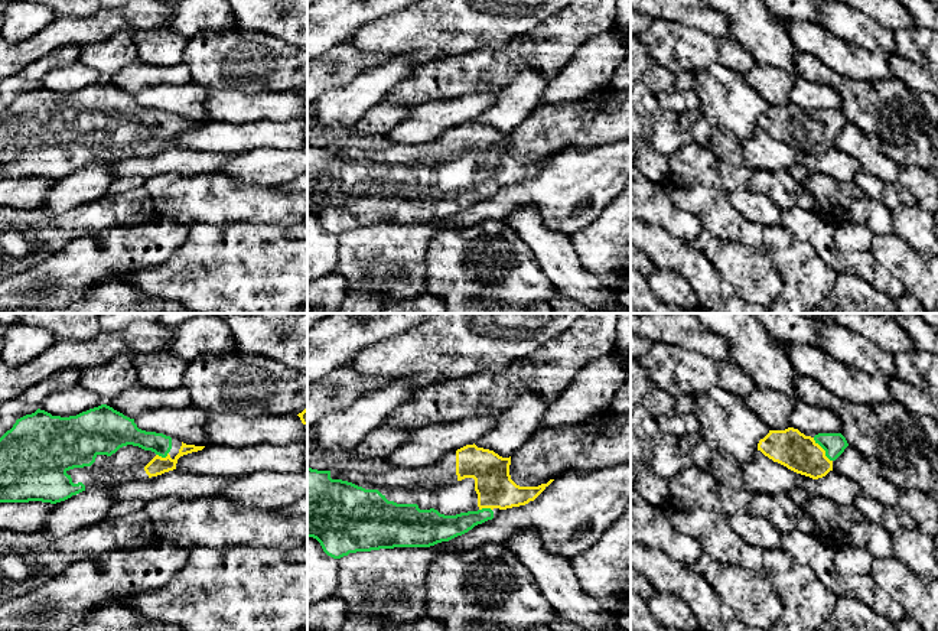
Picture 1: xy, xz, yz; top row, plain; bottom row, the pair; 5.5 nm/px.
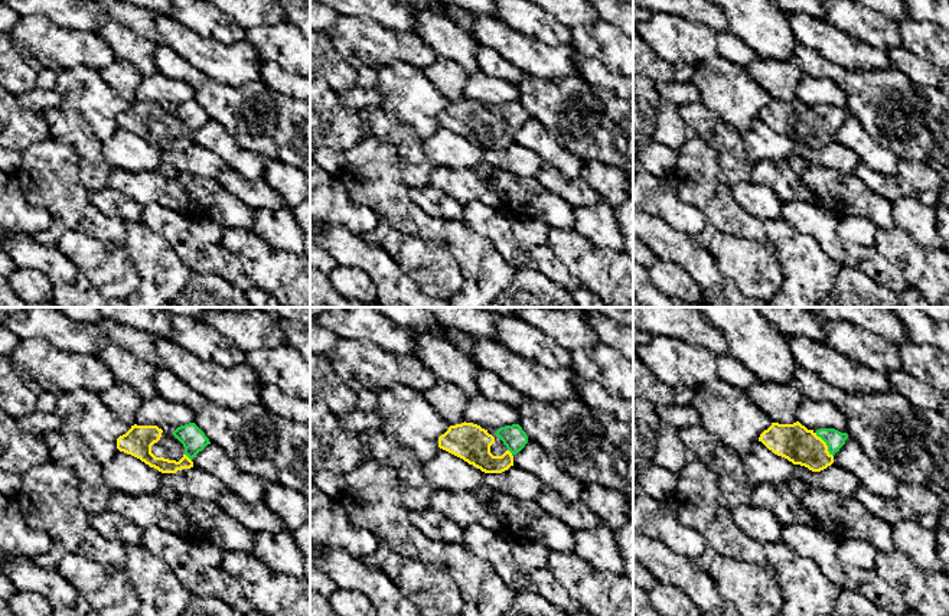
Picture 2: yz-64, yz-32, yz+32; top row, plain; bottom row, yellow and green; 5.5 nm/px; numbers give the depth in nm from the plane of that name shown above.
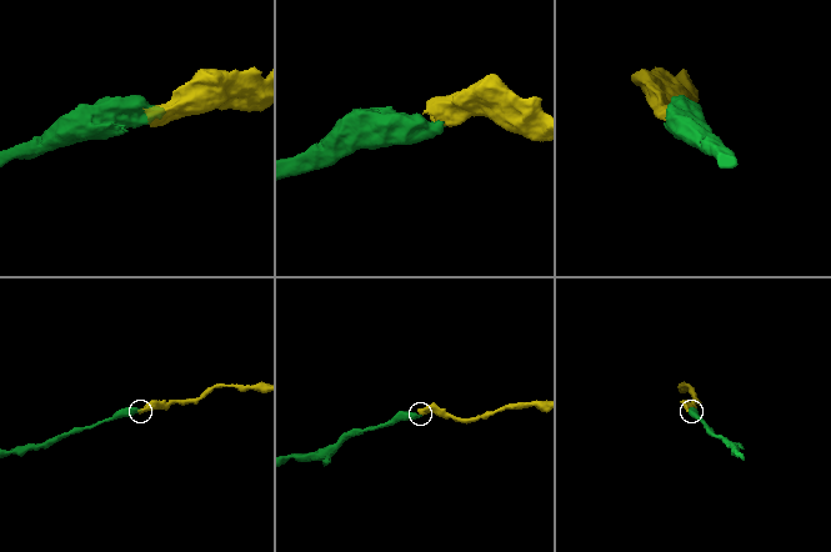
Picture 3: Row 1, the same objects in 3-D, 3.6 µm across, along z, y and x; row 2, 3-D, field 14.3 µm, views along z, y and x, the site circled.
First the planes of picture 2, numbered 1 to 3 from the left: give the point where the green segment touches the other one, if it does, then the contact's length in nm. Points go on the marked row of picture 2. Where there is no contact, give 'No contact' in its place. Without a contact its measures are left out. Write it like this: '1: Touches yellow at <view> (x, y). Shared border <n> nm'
1: Touches yellow at yz-64 (188, 458). Shared border 60 nm
2: Touches yellow at yz-32 (511, 453). Shared border 50 nm
3: Touches yellow at yz+32 (825, 445). Shared border 170 nm

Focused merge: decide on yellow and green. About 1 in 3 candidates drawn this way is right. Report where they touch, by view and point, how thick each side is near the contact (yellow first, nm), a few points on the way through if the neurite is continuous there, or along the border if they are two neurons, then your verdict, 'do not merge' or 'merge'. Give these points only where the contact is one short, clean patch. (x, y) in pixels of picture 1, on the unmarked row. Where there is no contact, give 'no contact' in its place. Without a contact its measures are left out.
meets yellow in yz at (823, 126); 200 nm thick on the yellow side, 130 nm on the other; runs through yz (791, 124), (823, 126), (834, 120); merge

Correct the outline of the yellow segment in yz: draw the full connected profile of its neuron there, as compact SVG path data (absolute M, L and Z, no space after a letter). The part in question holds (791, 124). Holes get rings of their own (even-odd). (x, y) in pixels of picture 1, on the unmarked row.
M798 105L769 107L758 127L788 146L818 156L833 147L833 139L849 123L841 110L805 113Z

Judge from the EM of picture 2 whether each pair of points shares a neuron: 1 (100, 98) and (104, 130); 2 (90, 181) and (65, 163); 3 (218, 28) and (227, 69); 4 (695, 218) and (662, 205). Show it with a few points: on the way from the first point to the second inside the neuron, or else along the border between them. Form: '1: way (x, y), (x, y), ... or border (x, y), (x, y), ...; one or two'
1: way (100, 106), (104, 123); one
2: border (67, 142), (77, 156), (80, 182), (88, 191); two
3: border (189, 29), (224, 44), (245, 41); two
4: way (687, 218), (680, 217), (671, 209); one

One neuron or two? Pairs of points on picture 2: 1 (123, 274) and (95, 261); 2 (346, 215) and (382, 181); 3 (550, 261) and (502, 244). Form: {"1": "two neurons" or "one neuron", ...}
{"1": "one neuron", "2": "two neurons", "3": "one neuron"}

